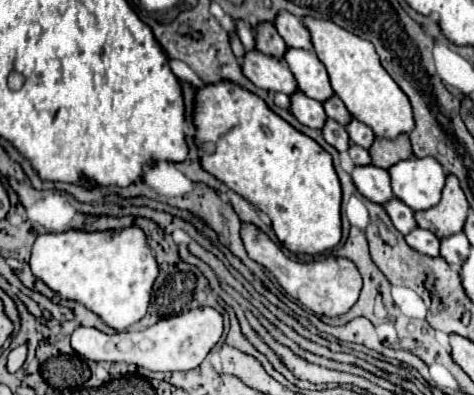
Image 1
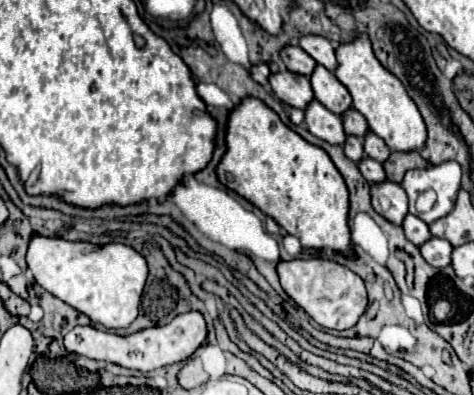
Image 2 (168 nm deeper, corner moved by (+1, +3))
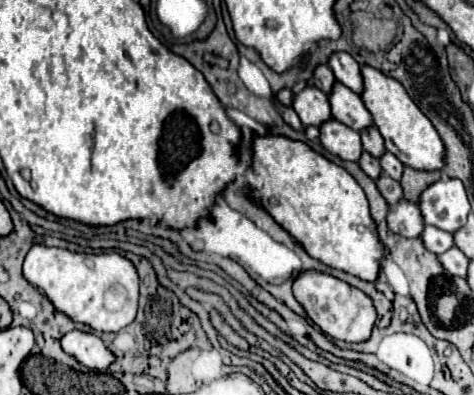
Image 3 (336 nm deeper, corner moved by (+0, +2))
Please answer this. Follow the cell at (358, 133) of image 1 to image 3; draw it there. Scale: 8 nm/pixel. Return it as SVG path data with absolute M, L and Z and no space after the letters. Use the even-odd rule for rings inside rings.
M385 153L385 155L379 159L379 163L381 163L383 171L385 171L389 177L393 177L395 181L399 181L399 177L403 175L405 165L403 165L403 163L393 155L393 153Z

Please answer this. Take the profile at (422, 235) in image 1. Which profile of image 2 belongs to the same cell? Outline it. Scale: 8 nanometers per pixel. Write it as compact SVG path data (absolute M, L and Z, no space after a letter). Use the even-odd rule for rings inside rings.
M430 238L420 248L424 260L436 268L444 268L450 264L450 252L452 252L452 244L442 238Z

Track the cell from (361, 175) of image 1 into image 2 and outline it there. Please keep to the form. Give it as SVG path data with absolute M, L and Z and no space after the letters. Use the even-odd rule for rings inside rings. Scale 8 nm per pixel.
M384 180L382 184L372 184L370 196L372 196L372 206L378 214L382 214L386 220L394 224L402 224L408 212L408 198L400 184L390 180Z

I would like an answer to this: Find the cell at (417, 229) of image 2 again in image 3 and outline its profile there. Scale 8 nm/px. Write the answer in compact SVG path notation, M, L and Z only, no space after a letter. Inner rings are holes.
M427 225L425 227L425 231L423 231L423 235L421 235L421 241L423 241L423 245L429 249L429 251L433 251L433 253L445 253L447 249L451 249L455 243L453 243L453 235L451 233L447 233L447 231L441 231L441 229L437 229L437 227L433 227L433 225Z

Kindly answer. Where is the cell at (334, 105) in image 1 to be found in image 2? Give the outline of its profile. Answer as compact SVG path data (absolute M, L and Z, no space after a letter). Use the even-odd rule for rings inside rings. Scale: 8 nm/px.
M348 108L346 112L340 114L340 118L342 118L346 134L354 134L354 136L364 136L366 134L366 130L368 130L366 118L356 108Z

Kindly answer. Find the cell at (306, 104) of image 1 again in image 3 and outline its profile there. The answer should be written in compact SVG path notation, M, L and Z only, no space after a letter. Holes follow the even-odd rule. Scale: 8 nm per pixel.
M335 119L323 123L319 131L321 131L319 141L329 153L341 157L343 161L355 161L355 163L359 161L363 145L361 145L361 135L357 131L349 129L347 125Z

